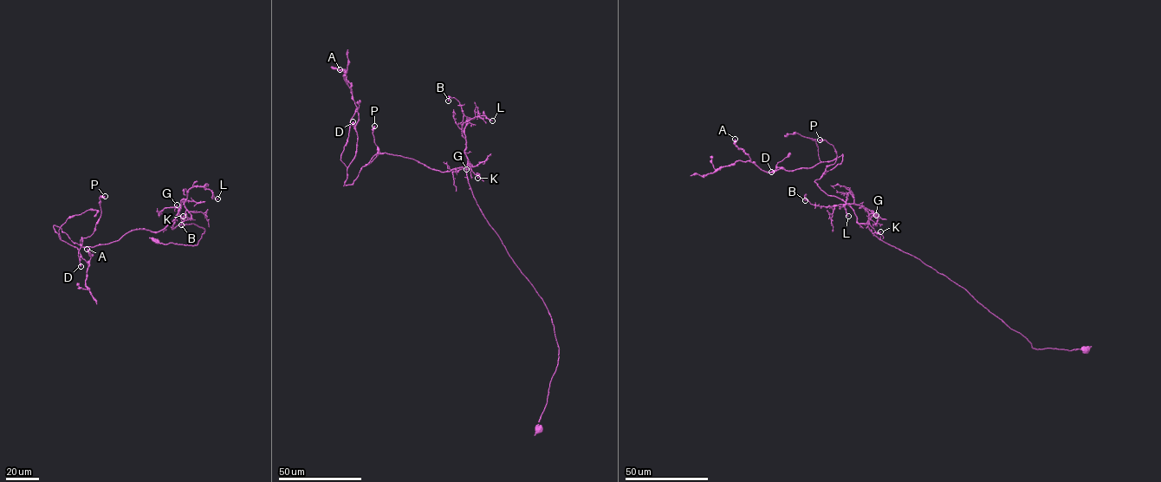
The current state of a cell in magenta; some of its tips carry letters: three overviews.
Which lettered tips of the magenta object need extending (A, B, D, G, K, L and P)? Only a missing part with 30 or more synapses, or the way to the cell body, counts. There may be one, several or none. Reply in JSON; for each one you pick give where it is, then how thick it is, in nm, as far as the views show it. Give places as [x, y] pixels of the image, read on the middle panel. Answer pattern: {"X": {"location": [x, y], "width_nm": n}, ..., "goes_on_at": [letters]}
{"goes_on_at": []}

